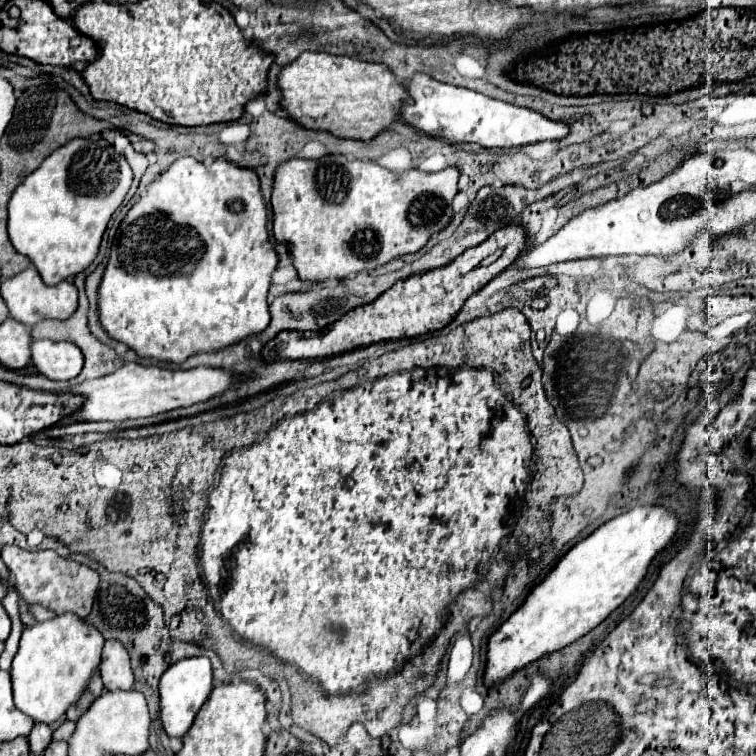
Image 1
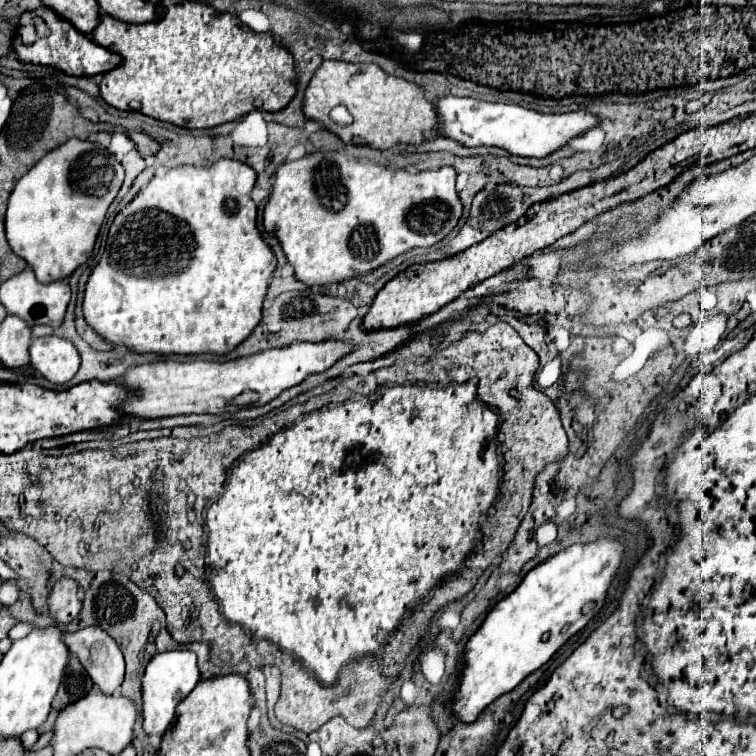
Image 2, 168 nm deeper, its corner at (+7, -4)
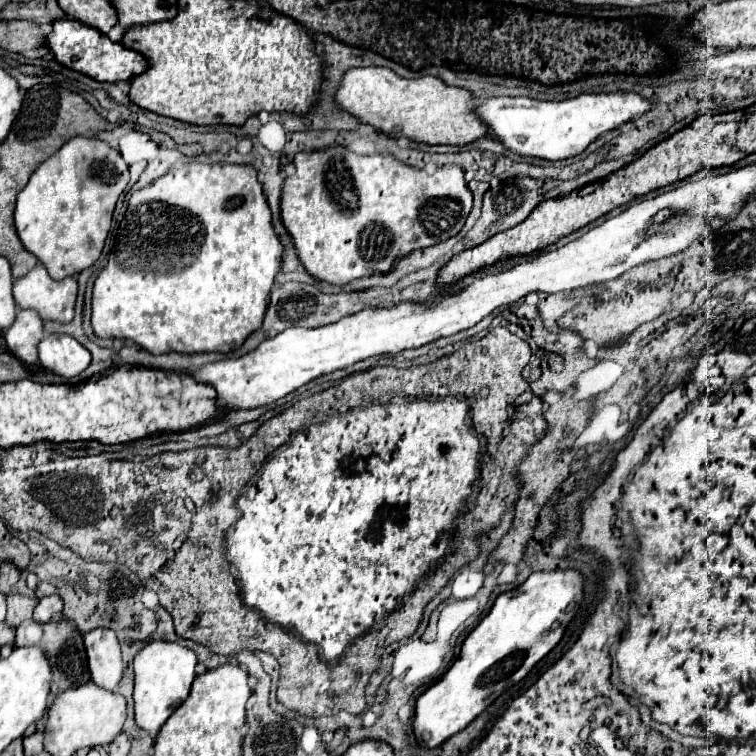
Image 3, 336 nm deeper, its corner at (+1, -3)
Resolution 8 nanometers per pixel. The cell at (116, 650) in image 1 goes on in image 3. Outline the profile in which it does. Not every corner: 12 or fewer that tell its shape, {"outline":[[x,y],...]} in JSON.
{"outline":[[108,628],[86,634],[88,668],[96,686],[114,690],[122,654]]}

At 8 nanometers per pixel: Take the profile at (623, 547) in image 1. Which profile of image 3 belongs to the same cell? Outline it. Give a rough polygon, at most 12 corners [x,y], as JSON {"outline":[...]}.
{"outline":[[578,570],[534,572],[414,708],[420,748],[464,730],[562,638]]}

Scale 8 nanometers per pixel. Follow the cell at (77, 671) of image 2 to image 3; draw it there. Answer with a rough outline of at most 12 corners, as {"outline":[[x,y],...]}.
{"outline":[[66,618],[24,620],[14,646],[38,646],[54,696],[90,680],[82,634]]}

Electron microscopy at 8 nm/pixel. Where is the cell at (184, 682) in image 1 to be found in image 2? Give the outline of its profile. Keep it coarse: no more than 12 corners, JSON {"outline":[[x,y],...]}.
{"outline":[[194,651],[156,655],[142,679],[144,731],[162,737],[198,685]]}

